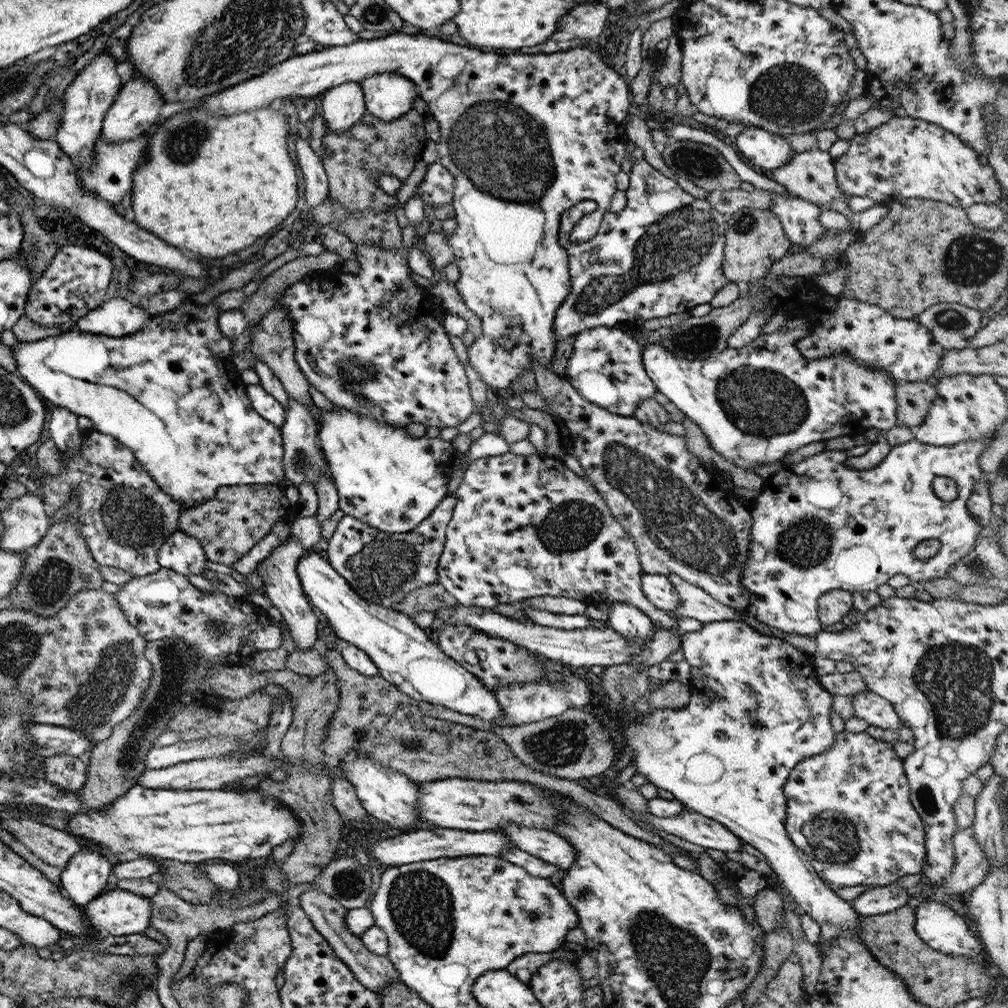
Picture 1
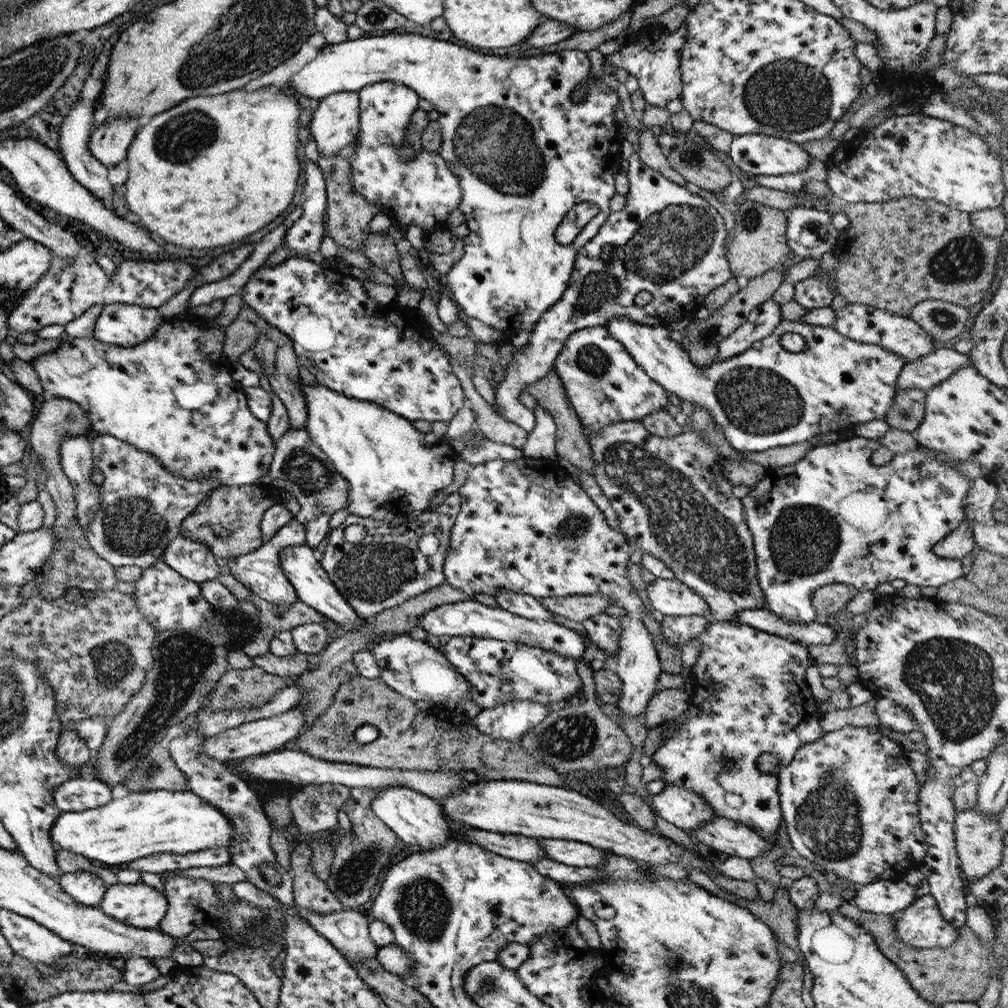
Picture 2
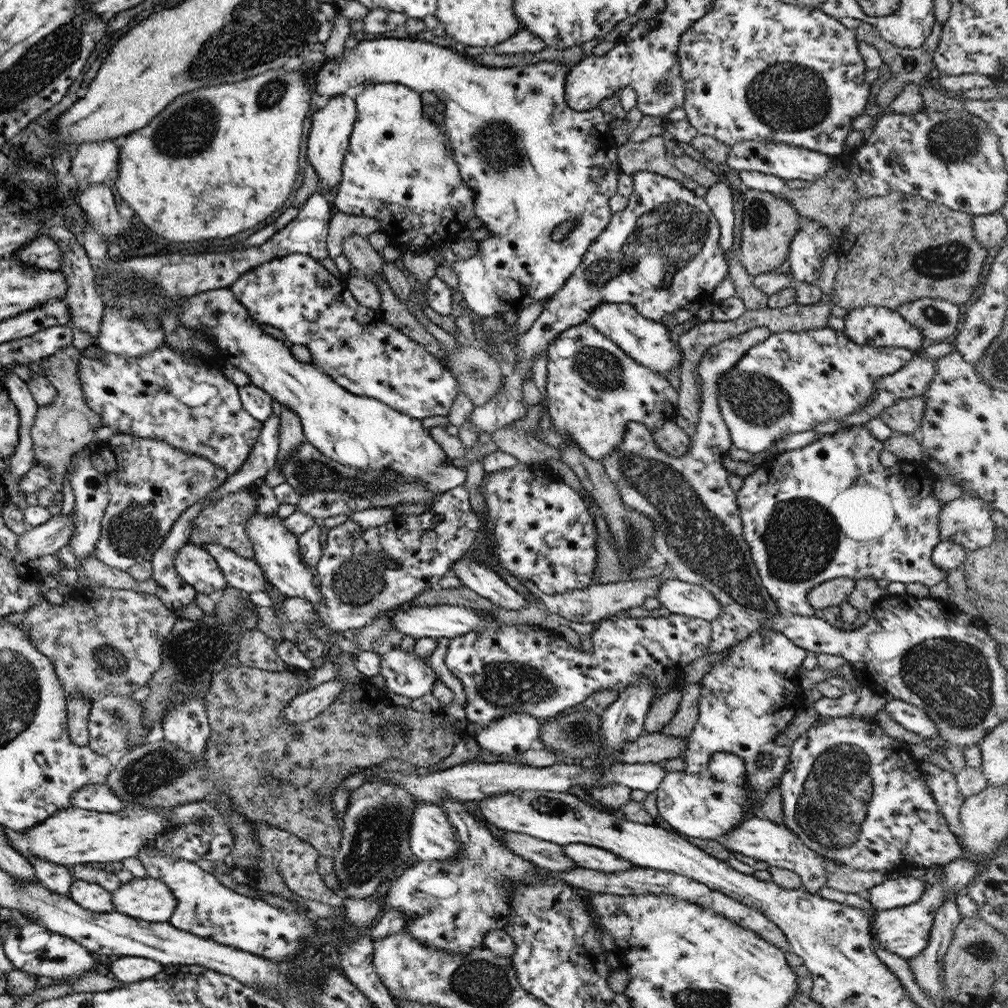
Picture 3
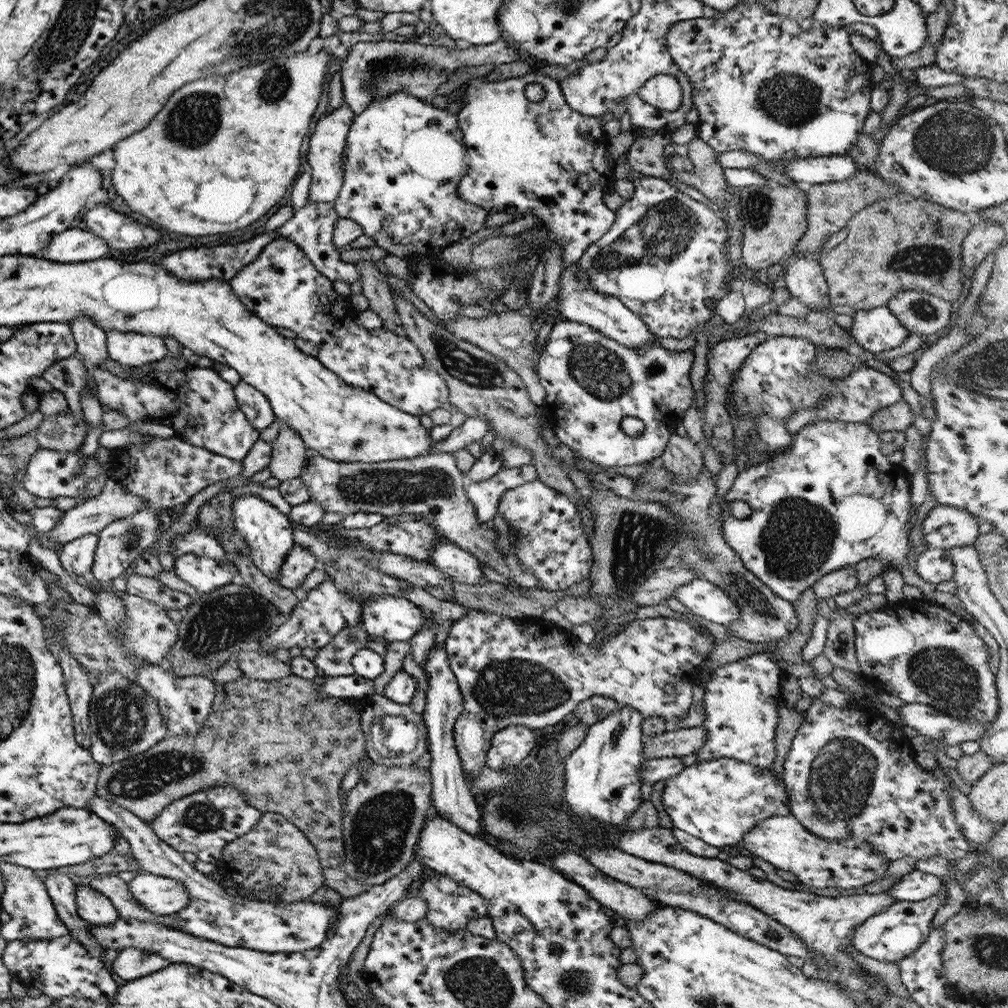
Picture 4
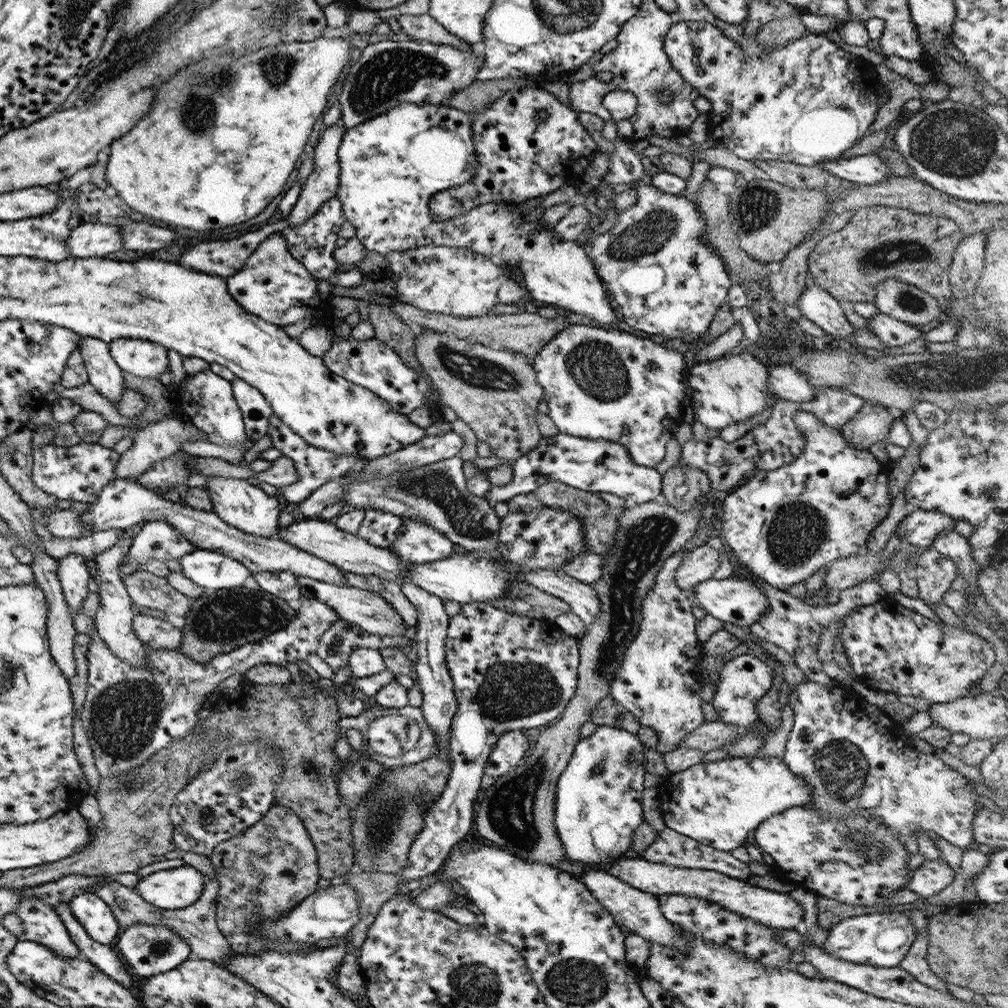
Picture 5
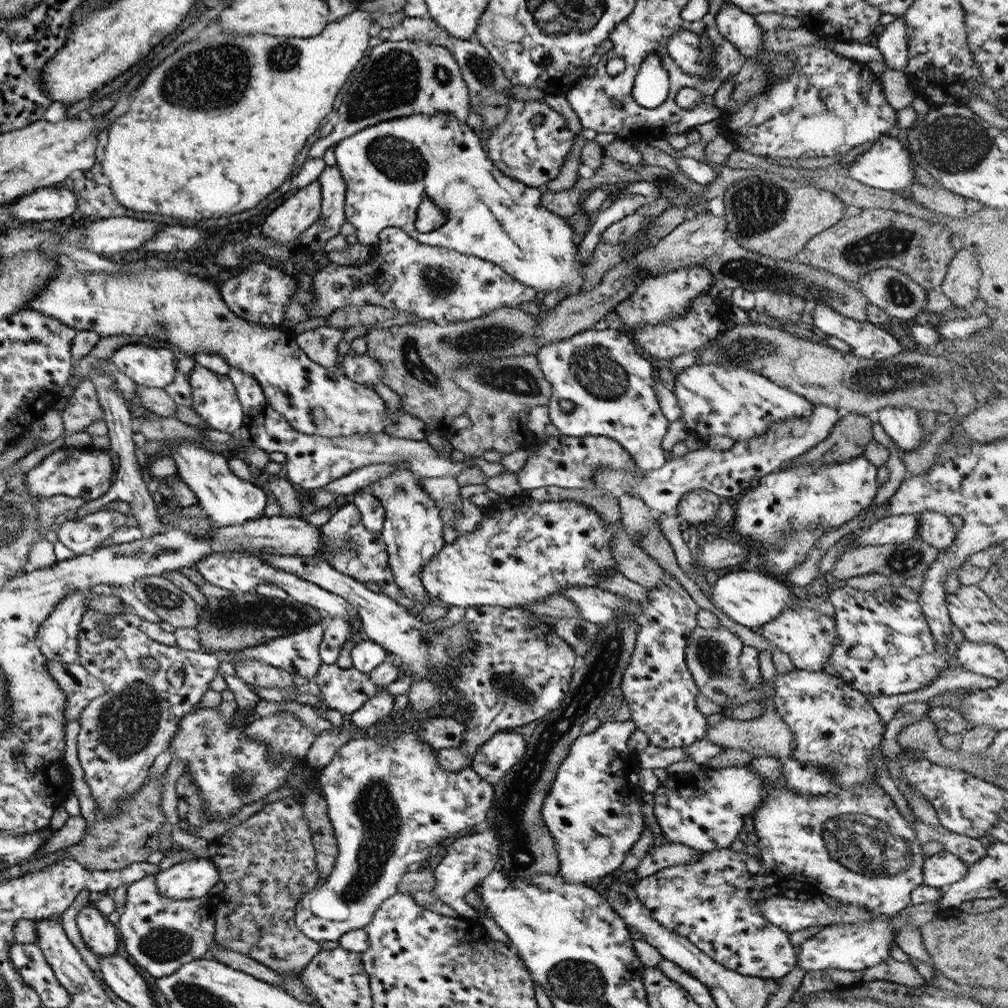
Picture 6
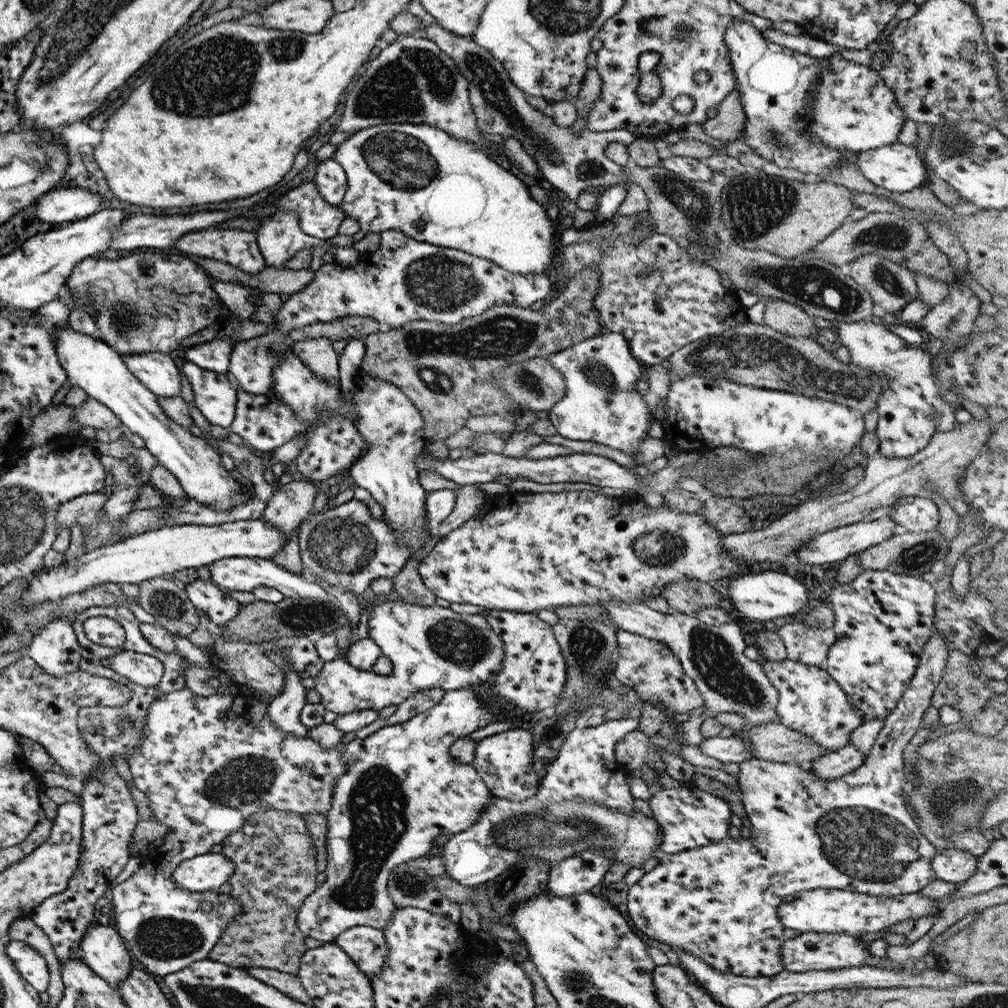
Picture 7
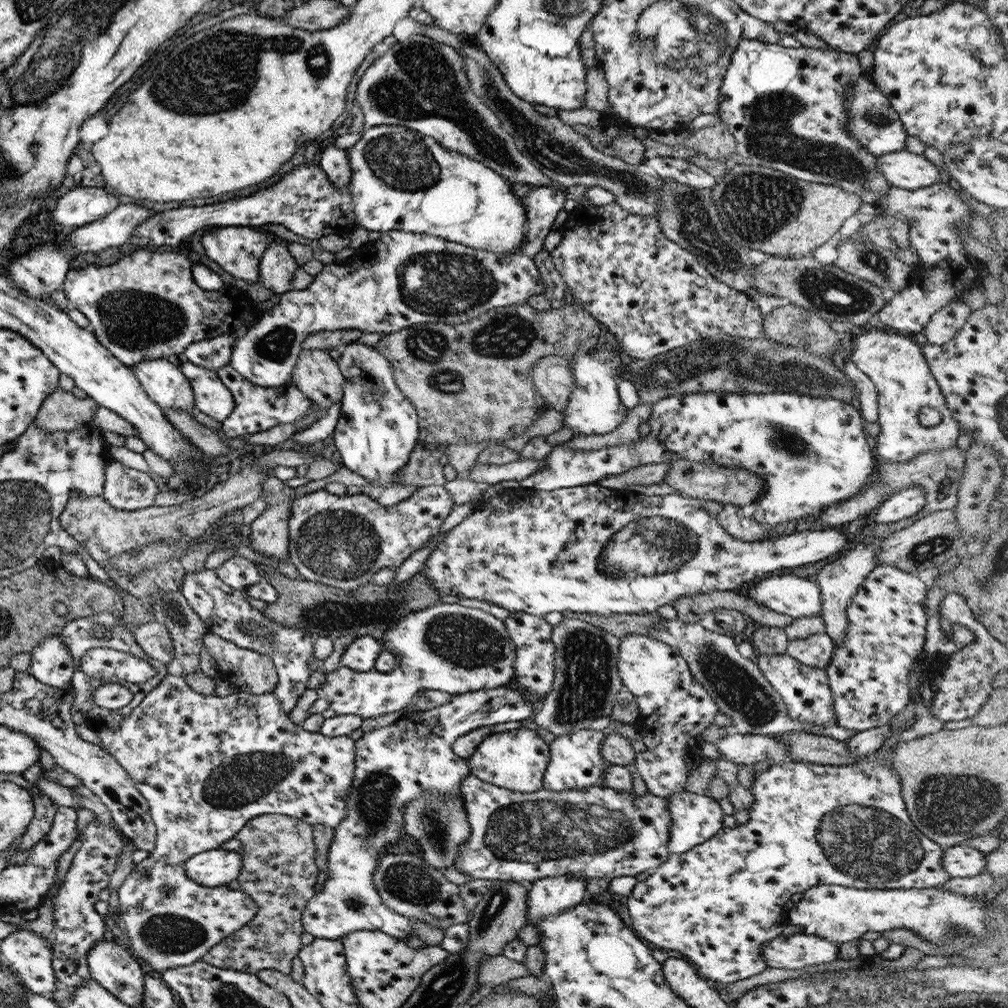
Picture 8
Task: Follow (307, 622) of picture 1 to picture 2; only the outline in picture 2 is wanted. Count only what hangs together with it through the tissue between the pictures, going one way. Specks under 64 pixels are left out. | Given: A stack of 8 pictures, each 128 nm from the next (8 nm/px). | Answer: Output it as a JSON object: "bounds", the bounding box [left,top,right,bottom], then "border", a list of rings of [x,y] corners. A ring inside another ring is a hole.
{"bounds":[224,518,305,606],"border":[[[291,518],[287,524],[279,528],[266,543],[262,543],[257,549],[241,556],[235,556],[235,558],[227,558],[224,568],[228,567],[228,573],[259,599],[277,606],[291,606],[298,599],[293,586],[285,577],[283,569],[279,567],[279,552],[289,546],[303,545],[303,542],[305,542],[303,525]]]}

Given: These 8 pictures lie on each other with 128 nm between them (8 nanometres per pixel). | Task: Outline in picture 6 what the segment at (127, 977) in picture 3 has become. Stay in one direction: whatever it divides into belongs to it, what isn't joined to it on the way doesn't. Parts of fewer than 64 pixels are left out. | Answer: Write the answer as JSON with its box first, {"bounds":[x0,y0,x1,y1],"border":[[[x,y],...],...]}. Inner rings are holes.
{"bounds":[117,874,219,978],"border":[[[147,874],[141,880],[135,880],[129,884],[125,892],[125,902],[123,904],[123,912],[117,920],[118,936],[121,937],[123,944],[123,952],[137,964],[141,966],[145,972],[149,972],[155,978],[164,977],[177,970],[177,967],[191,962],[195,959],[205,958],[208,954],[209,943],[214,940],[215,932],[215,910],[219,898],[206,895],[202,898],[193,898],[191,900],[173,900],[173,898],[165,898],[161,894],[157,894],[155,889],[155,875]]]}

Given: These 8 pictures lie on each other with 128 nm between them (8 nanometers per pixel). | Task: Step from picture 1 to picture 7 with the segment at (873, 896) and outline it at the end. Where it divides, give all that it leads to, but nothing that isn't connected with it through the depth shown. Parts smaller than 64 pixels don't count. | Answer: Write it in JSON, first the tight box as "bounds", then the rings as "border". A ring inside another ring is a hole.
{"bounds":[931,847,977,884],"border":[[[951,847],[936,851],[931,858],[931,871],[937,881],[959,884],[972,876],[977,857]]]}

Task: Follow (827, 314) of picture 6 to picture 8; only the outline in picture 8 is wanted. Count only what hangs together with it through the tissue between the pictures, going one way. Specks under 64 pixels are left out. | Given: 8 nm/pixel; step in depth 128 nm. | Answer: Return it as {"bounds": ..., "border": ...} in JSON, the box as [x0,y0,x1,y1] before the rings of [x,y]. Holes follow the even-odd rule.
{"bounds":[849,328,959,462],"border":[[[874,328],[856,330],[852,335],[852,339],[853,351],[849,355],[850,361],[871,380],[876,393],[878,406],[878,419],[876,422],[879,424],[879,434],[872,444],[873,453],[877,453],[877,456],[881,456],[887,461],[903,462],[923,452],[933,449],[947,449],[947,447],[955,444],[955,440],[959,436],[957,421],[951,417],[951,413],[949,413],[949,409],[945,405],[944,395],[941,394],[935,379],[931,376],[920,349],[921,346],[913,342],[910,336],[890,333],[890,331],[880,331]],[[923,406],[935,408],[941,414],[940,422],[937,425],[924,427],[919,424],[917,414]]]}

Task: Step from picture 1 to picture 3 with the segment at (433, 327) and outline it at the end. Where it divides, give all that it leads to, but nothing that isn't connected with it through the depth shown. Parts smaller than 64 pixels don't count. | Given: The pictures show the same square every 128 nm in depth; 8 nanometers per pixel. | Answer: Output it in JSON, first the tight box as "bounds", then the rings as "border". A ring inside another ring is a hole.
{"bounds":[229,253,458,418],"border":[[[298,253],[273,258],[241,274],[229,288],[255,322],[273,326],[283,332],[291,345],[299,344],[307,348],[311,354],[309,363],[329,376],[342,390],[357,396],[375,398],[411,418],[447,416],[458,392],[458,381],[453,373],[447,371],[424,346],[387,323],[379,308],[373,310],[357,303],[347,289],[346,278],[333,276],[314,258]]]}

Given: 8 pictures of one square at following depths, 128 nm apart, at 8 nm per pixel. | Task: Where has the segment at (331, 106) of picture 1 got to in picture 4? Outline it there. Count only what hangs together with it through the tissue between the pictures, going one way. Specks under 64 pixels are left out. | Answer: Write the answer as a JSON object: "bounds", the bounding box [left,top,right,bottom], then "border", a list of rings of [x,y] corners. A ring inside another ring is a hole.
{"bounds":[306,102,353,203],"border":[[[341,102],[341,106],[317,120],[313,134],[309,136],[309,142],[307,142],[306,159],[311,168],[311,185],[308,190],[307,202],[331,203],[335,200],[342,186],[342,155],[353,118],[353,112],[345,103]]]}

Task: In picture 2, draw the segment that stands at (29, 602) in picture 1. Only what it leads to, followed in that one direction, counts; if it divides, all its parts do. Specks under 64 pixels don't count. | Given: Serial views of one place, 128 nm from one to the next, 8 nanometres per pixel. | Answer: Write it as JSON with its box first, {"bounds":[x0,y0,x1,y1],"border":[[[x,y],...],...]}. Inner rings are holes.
{"bounds":[29,398,117,601],"border":[[[42,398],[39,400],[38,411],[31,420],[29,442],[40,464],[37,476],[44,482],[46,491],[50,494],[56,508],[55,520],[51,525],[51,536],[55,540],[55,547],[33,576],[35,588],[39,592],[38,598],[43,601],[59,599],[69,588],[83,591],[113,590],[117,582],[113,566],[91,550],[84,530],[77,523],[73,487],[59,464],[58,450],[61,445],[61,434],[85,435],[85,432],[90,429],[91,420],[85,416],[85,412],[75,402],[69,402],[65,398]]]}

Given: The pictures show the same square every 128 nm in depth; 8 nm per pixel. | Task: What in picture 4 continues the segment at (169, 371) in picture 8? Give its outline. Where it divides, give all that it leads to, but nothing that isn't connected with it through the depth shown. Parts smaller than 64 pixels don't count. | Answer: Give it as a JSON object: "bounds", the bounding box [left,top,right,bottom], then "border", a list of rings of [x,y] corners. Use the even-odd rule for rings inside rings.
{"bounds":[105,331,165,367],"border":[[[105,331],[107,356],[123,367],[135,367],[157,362],[165,356],[163,339],[135,332]]]}

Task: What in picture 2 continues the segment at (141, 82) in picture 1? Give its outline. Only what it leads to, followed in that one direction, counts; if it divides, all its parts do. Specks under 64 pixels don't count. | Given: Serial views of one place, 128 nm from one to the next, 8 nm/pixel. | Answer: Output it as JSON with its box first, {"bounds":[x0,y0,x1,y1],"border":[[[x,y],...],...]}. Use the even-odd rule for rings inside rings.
{"bounds":[89,118,139,167],"border":[[[108,118],[90,135],[89,151],[105,167],[117,165],[126,157],[136,130],[139,130],[138,118]]]}

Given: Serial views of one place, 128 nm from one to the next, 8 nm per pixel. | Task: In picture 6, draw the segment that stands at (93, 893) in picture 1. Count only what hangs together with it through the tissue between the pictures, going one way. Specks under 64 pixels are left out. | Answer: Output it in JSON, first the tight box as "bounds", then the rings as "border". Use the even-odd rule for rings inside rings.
{"bounds":[76,897,118,957],"border":[[[93,897],[79,910],[76,926],[85,946],[99,957],[117,954],[118,932],[102,912],[92,905]]]}

